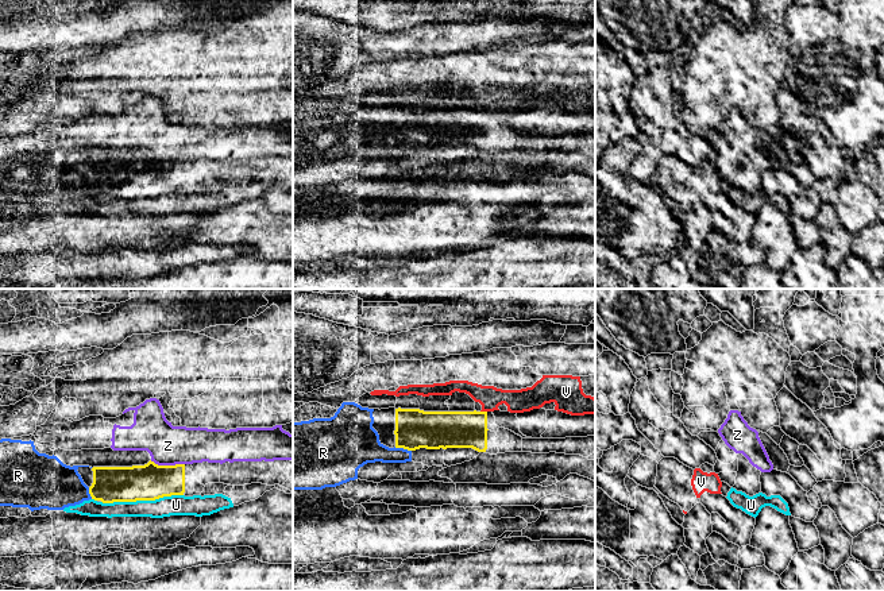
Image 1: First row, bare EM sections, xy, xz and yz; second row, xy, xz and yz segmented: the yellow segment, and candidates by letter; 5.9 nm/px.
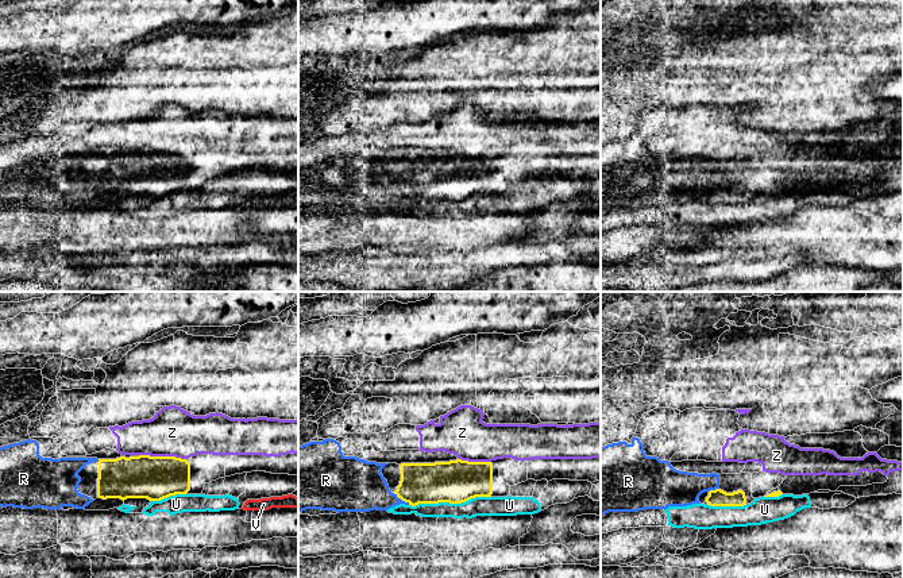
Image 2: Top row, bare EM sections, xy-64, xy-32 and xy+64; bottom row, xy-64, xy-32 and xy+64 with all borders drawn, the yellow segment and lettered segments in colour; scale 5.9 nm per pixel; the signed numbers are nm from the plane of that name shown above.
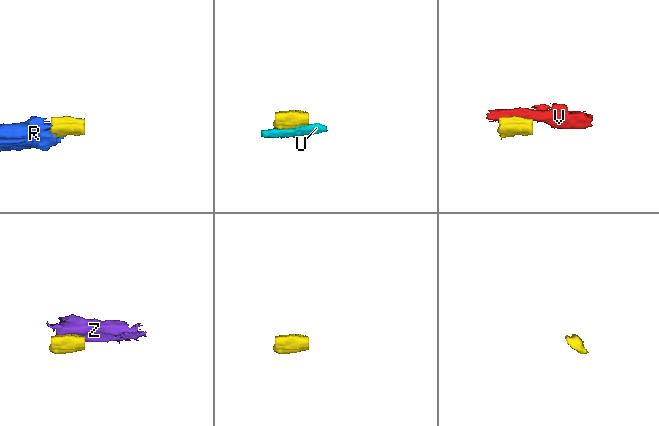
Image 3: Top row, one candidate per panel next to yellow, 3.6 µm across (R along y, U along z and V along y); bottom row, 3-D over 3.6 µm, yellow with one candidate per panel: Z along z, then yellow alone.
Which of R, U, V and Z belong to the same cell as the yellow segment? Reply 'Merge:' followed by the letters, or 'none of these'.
Merge: R, Z

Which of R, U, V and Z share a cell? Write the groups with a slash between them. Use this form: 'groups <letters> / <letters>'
groups R Z / U / V

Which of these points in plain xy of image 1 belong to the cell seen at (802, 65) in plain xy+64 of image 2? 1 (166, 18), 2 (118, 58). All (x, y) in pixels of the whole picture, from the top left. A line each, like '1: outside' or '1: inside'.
1: outside
2: inside

